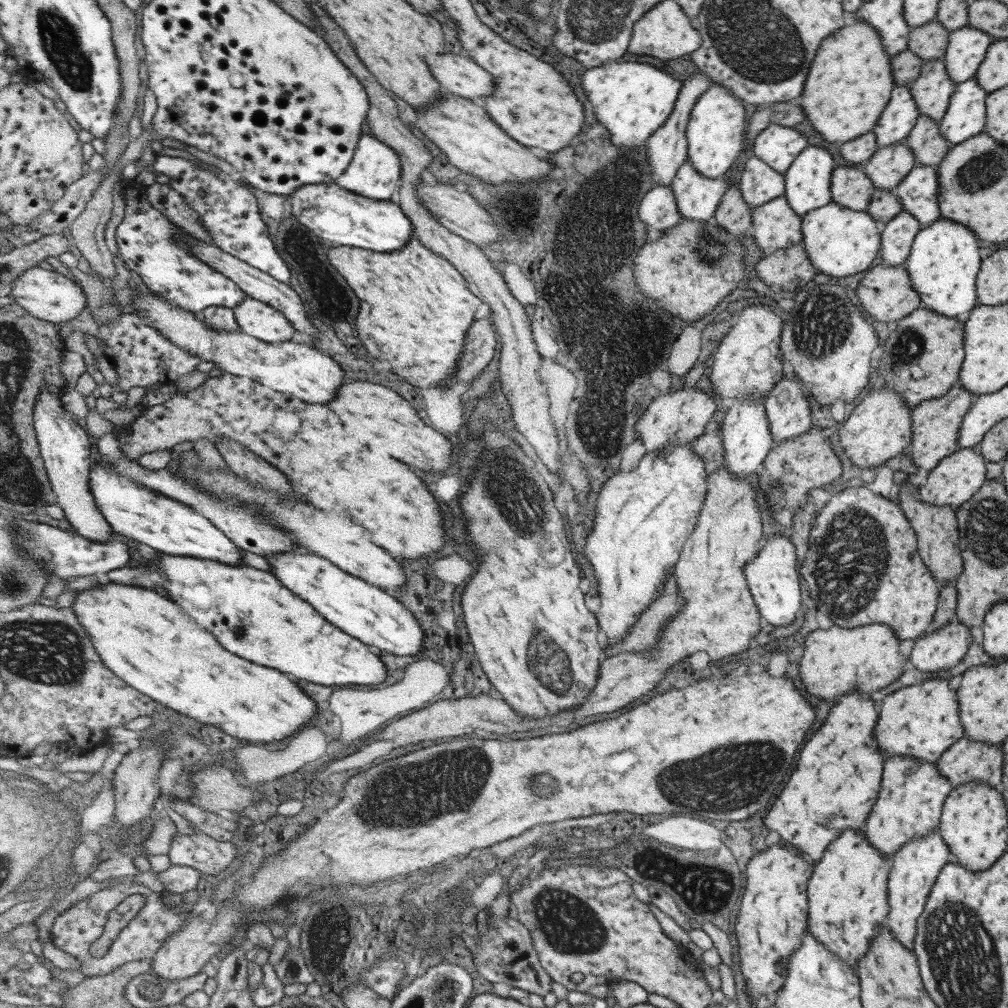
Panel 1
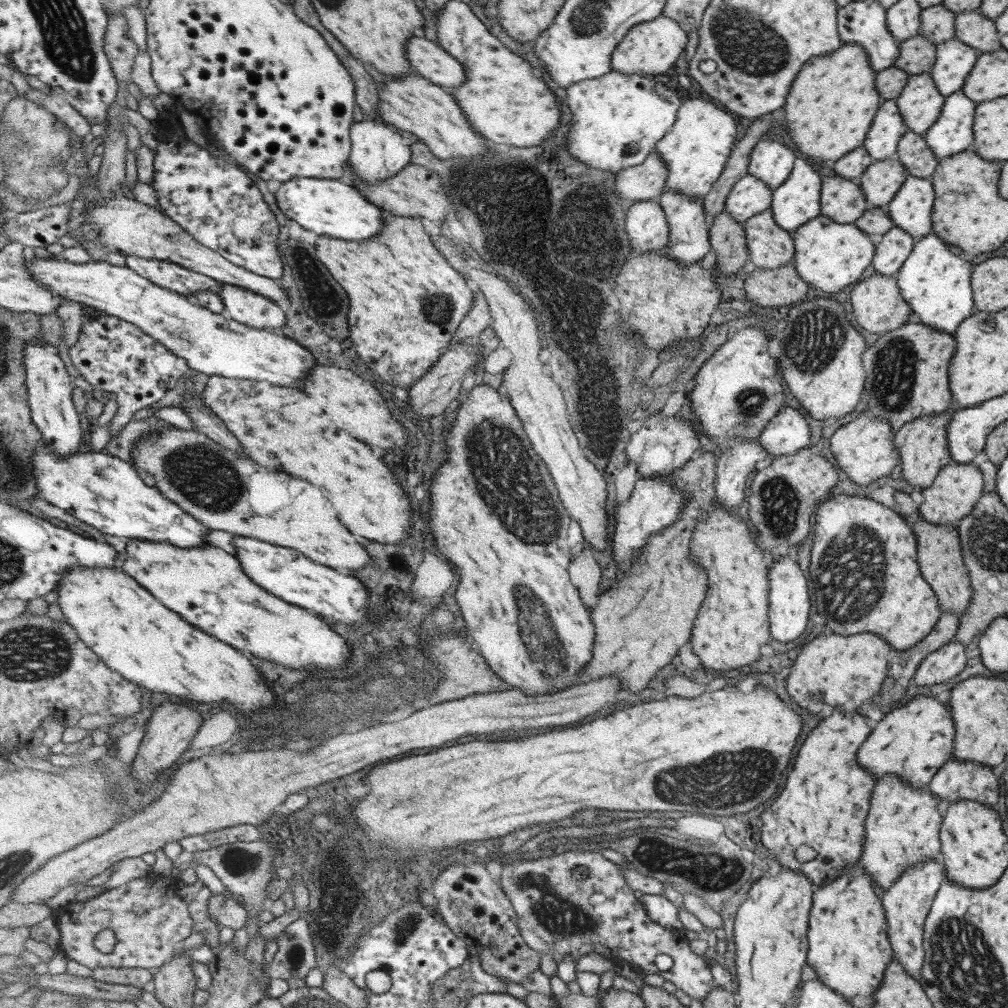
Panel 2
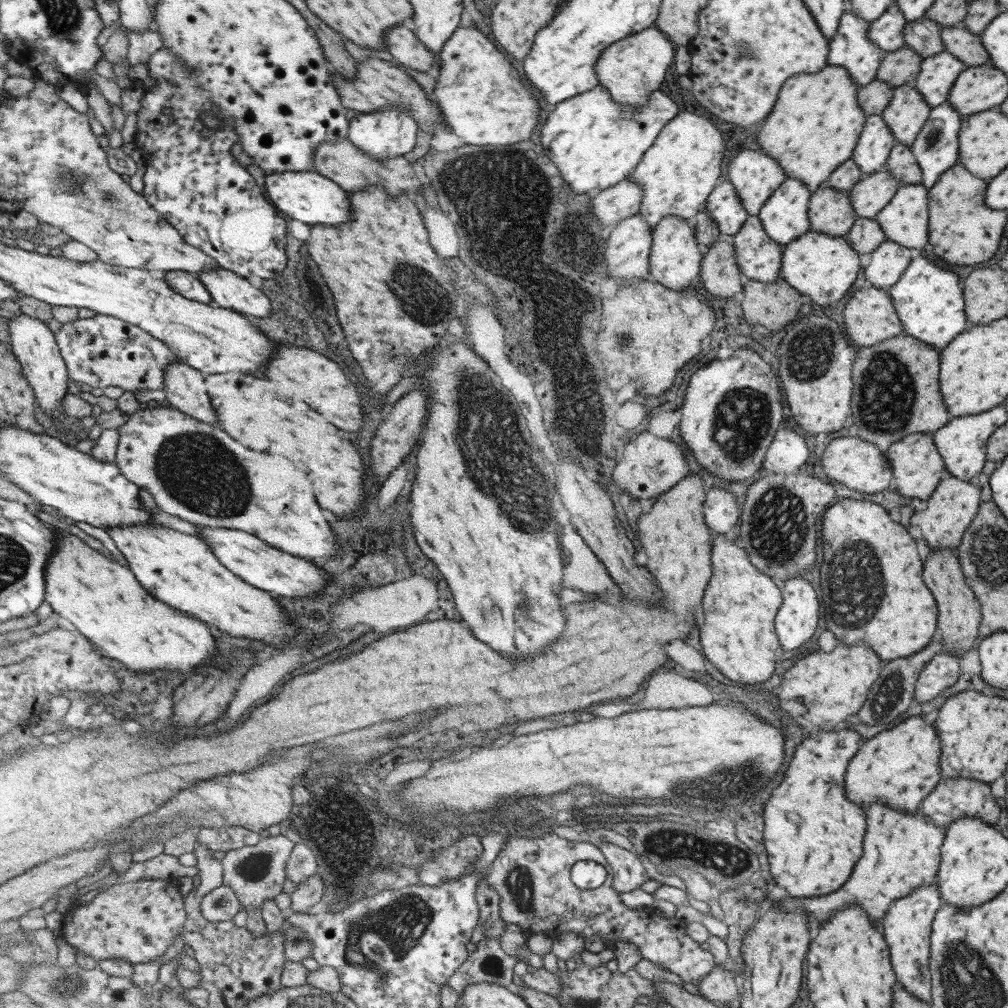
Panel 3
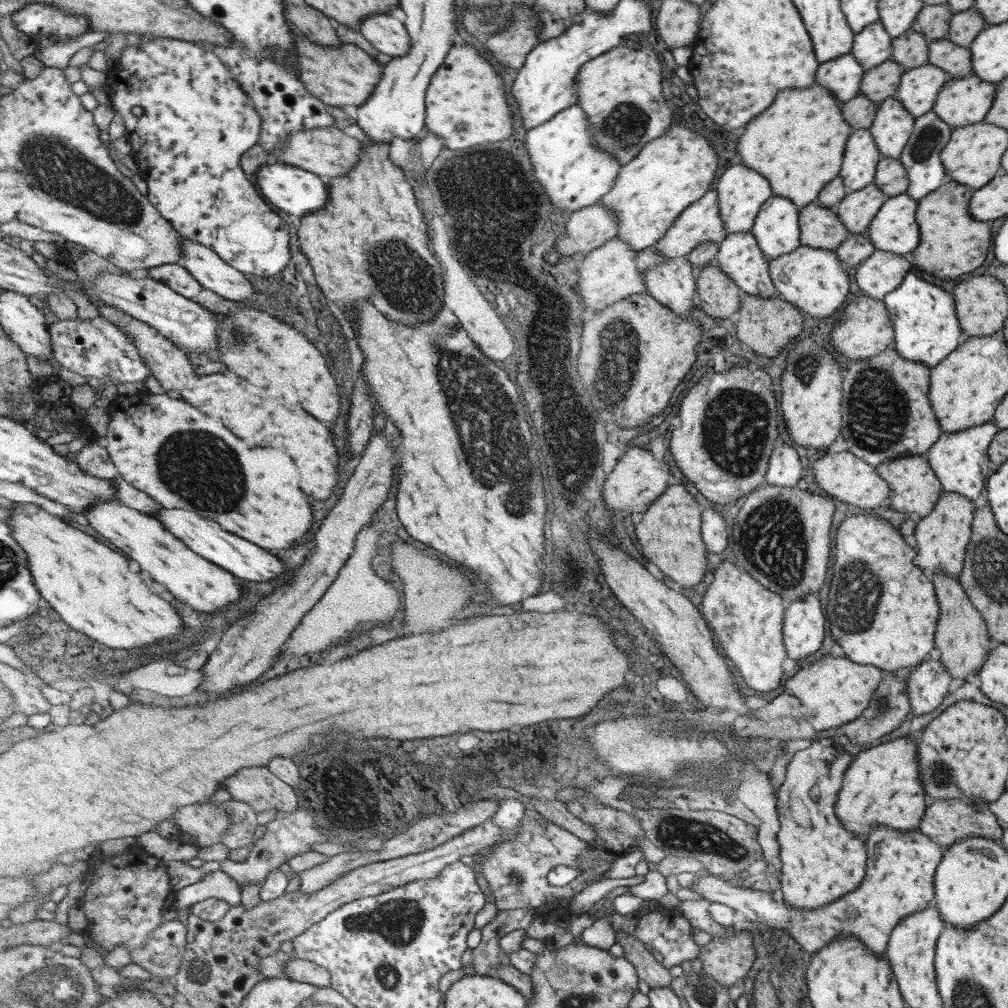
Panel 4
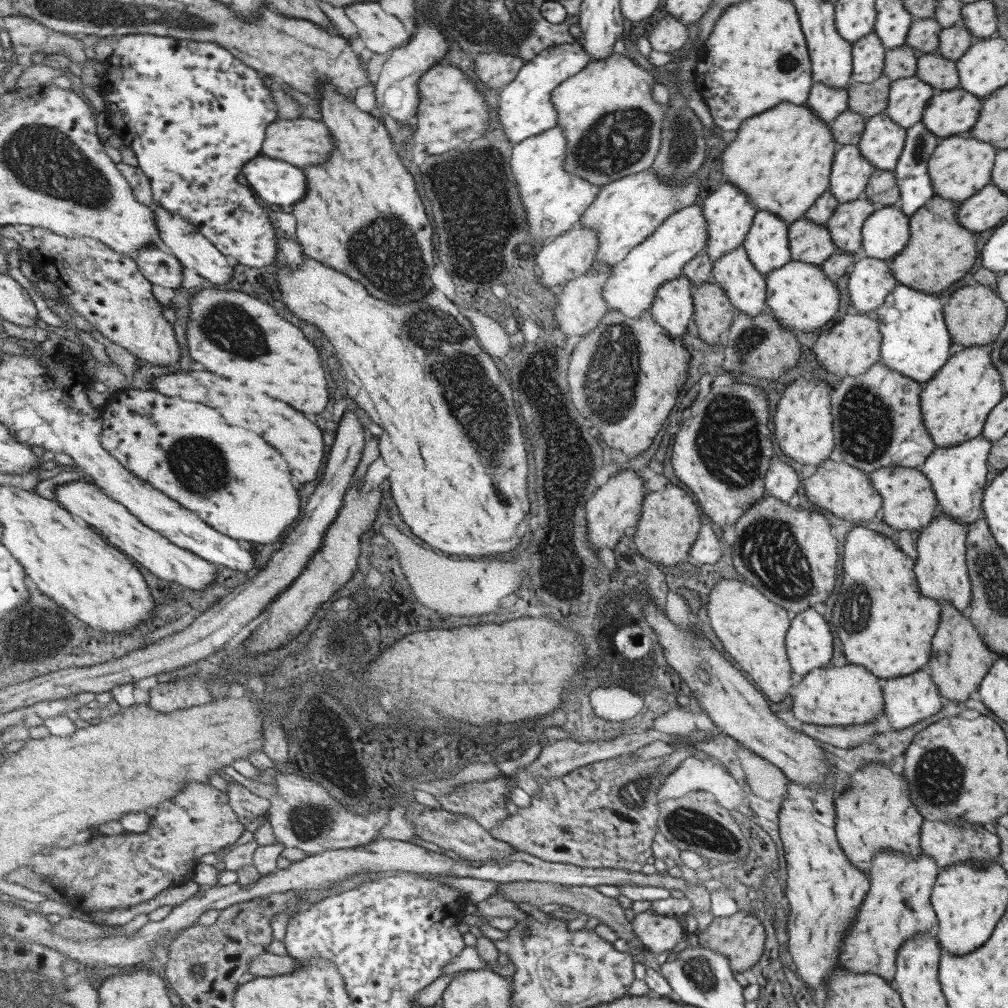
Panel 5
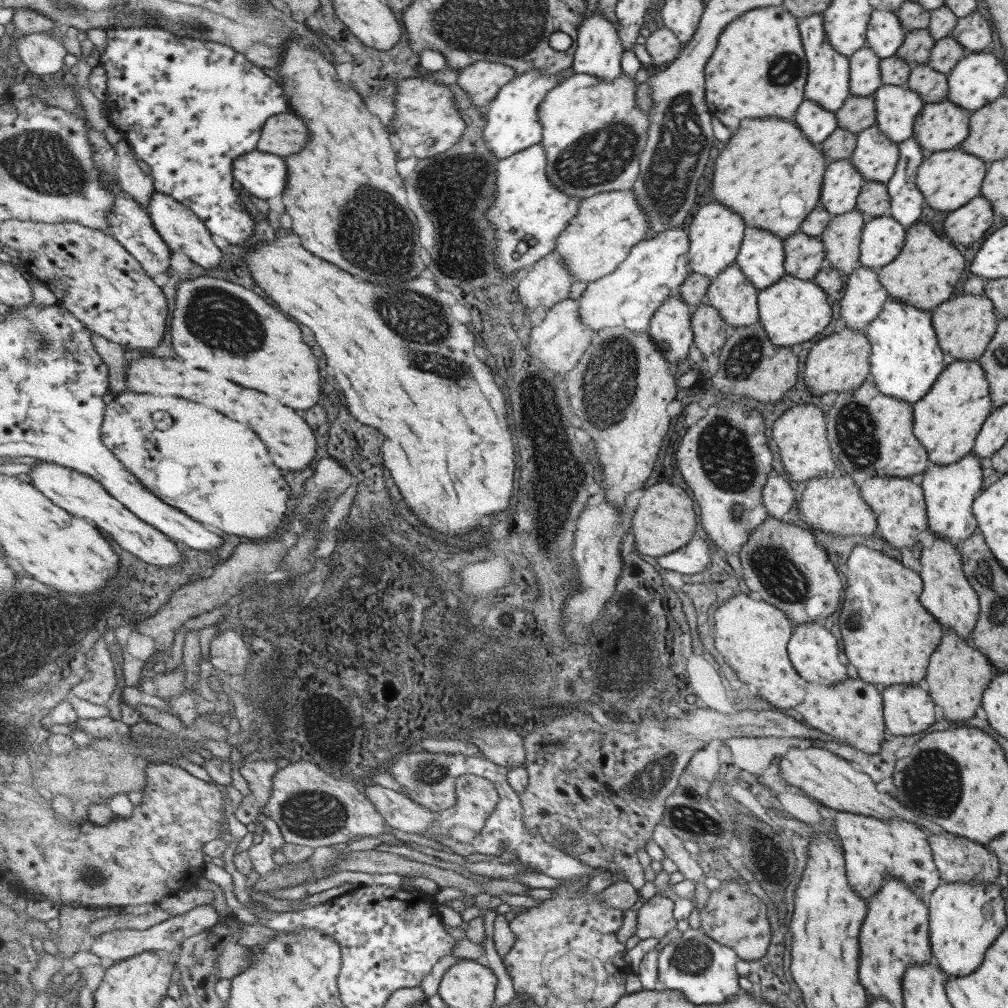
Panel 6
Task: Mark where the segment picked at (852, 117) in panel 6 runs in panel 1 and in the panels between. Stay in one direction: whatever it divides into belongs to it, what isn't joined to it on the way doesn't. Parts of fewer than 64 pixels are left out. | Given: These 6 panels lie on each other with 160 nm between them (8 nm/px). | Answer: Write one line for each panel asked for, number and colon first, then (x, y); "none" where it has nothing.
1: (928, 41)
2: (916, 55)
3: (898, 67)
4: (881, 82)
5: (865, 98)

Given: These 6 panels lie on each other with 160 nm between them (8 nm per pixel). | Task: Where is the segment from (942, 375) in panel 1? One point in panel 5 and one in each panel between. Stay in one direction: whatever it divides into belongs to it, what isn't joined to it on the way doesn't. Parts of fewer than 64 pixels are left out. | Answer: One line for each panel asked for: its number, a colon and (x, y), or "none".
2: (905, 370)
3: (895, 392)
4: (885, 413)
5: (875, 416)

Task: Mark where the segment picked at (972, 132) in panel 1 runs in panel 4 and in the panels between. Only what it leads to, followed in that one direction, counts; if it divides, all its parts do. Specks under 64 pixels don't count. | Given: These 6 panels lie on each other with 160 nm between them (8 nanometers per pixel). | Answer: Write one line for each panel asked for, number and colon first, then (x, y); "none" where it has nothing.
2: (951, 132)
3: (935, 148)
4: (920, 156)

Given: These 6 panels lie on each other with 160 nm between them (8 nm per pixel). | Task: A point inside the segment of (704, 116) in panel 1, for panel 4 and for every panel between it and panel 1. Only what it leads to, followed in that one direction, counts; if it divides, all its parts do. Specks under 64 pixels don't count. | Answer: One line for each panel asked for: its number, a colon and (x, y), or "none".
2: (696, 149)
3: (677, 173)
4: (672, 172)

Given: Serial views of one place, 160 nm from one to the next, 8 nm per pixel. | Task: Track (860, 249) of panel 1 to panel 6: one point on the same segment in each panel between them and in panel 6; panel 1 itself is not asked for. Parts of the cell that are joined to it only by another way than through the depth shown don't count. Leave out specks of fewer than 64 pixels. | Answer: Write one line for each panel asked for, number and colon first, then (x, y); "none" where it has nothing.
2: (829, 256)
3: (823, 267)
4: (812, 279)
5: (800, 297)
6: (792, 311)

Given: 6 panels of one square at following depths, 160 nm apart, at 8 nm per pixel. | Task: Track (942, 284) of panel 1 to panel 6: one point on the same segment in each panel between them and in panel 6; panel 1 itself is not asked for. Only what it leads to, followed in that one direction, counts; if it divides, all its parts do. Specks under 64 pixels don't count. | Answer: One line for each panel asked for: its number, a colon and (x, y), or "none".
2: (934, 280)
3: (928, 300)
4: (925, 328)
5: (914, 342)
6: (905, 359)

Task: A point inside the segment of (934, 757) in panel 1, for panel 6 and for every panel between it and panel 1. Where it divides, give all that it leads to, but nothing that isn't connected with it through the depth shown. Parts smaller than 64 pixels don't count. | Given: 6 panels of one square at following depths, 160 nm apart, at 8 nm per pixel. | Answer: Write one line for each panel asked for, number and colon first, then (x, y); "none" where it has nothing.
2: (912, 740)
3: (899, 766)
4: (881, 785)
5: (874, 812)
6: (873, 848)

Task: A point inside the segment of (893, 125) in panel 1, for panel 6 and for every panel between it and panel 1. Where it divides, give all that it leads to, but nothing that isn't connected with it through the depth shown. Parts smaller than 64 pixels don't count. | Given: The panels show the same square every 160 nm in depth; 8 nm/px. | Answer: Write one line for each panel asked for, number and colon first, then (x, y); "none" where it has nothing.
2: (880, 141)
3: (874, 142)
4: (860, 156)
5: (850, 172)
6: (841, 184)

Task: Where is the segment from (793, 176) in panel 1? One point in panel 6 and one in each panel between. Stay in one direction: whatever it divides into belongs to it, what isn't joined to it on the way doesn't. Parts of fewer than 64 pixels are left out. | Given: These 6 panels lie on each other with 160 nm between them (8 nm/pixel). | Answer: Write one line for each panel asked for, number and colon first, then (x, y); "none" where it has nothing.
2: (795, 201)
3: (784, 215)
4: (775, 227)
5: (766, 244)
6: (760, 257)

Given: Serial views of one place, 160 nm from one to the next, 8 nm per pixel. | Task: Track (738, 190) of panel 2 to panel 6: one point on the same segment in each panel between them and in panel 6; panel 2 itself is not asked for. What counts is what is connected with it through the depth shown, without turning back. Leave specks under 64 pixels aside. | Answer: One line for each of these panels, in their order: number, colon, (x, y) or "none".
3: (724, 205)
4: (701, 221)
5: (632, 288)
6: (629, 297)

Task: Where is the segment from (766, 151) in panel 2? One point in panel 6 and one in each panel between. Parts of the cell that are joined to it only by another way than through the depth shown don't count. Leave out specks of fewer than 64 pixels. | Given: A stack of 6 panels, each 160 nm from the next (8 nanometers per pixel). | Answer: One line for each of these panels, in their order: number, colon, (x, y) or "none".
3: (755, 176)
4: (741, 192)
5: (729, 213)
6: (716, 231)

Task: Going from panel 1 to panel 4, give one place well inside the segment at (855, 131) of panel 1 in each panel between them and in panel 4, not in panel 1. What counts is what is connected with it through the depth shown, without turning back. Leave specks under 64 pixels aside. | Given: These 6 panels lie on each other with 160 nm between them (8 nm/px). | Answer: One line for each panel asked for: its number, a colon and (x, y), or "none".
2: (830, 105)
3: (815, 122)
4: (797, 143)

